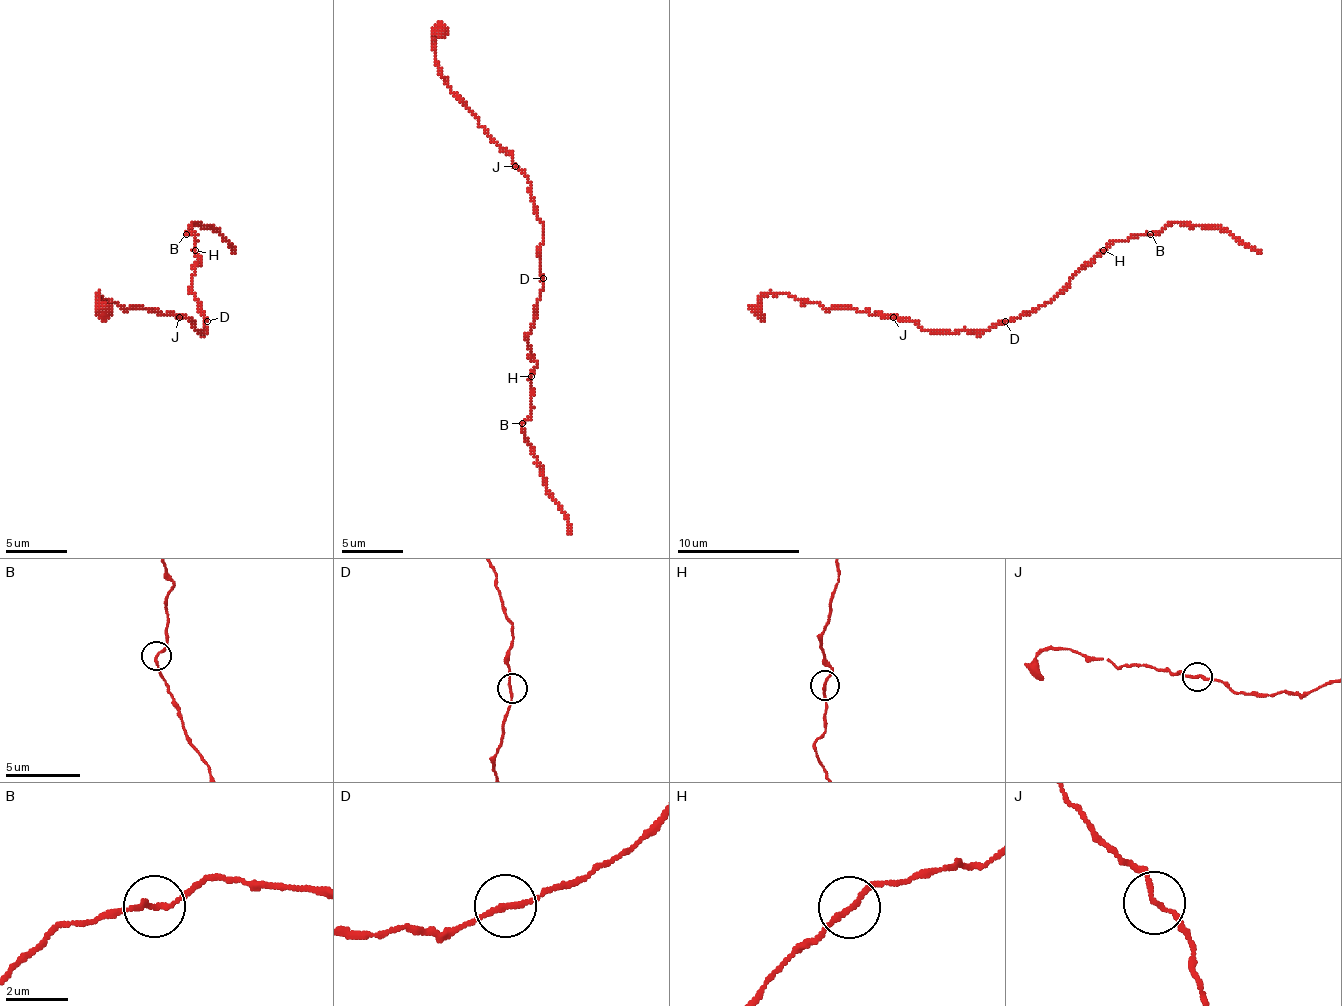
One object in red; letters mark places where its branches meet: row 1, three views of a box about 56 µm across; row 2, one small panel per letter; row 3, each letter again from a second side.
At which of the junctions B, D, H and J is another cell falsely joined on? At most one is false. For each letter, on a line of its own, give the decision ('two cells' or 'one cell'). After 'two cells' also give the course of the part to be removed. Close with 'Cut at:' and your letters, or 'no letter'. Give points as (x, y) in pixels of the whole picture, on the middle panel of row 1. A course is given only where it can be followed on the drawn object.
B: two cells | (522, 423), (522, 432), (531, 447), (543, 484), (571, 534)
D: one cell
H: one cell
J: one cell
Cut at: B

